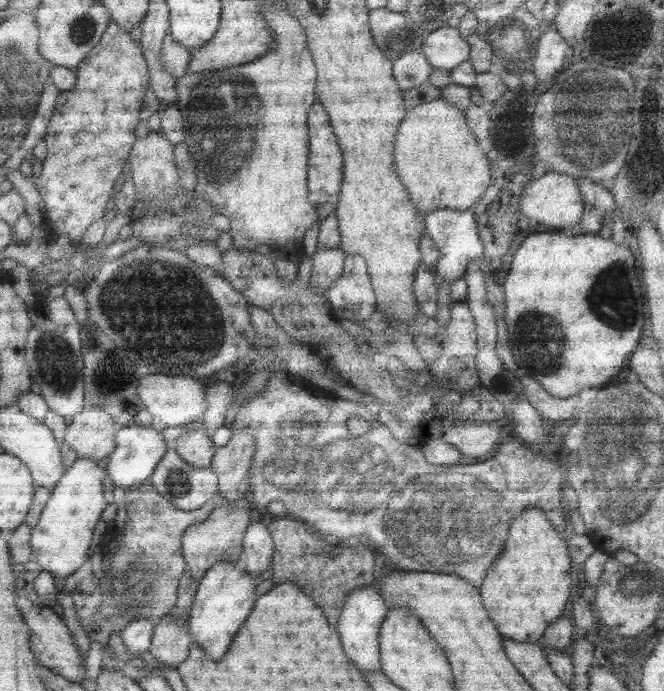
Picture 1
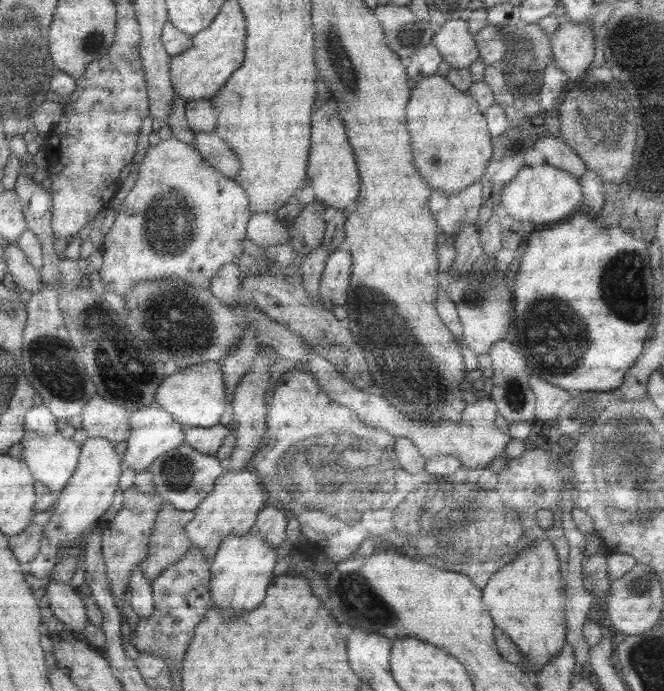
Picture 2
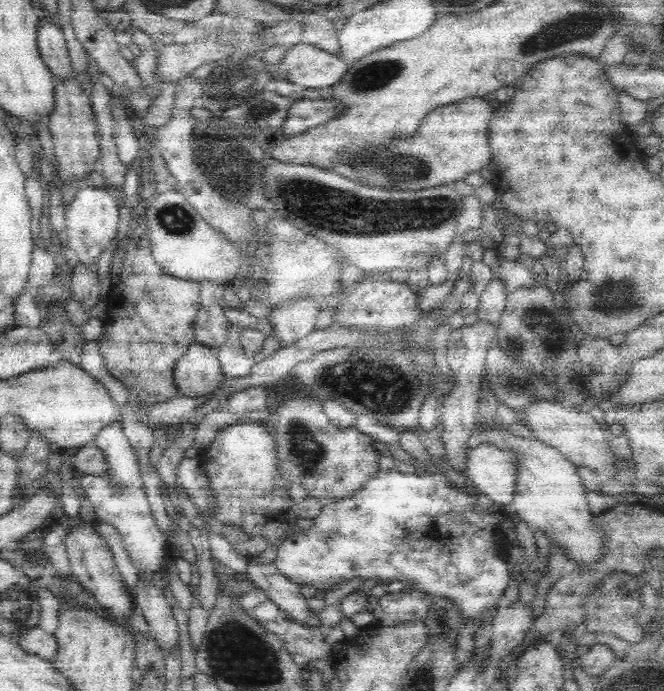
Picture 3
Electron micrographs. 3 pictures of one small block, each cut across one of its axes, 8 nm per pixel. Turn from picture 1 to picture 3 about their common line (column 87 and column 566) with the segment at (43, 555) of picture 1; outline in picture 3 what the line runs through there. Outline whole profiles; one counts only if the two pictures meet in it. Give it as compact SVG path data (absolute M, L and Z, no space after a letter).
M480 406L476 412L476 426L472 432L472 444L490 444L514 454L516 460L516 494L512 496L514 510L534 530L544 530L554 538L554 546L560 544L568 550L568 560L576 560L576 566L596 564L602 556L602 532L596 528L596 520L590 520L592 510L586 498L586 486L576 474L576 466L568 462L556 448L544 444L538 438L520 438L508 432L502 418L496 414L492 422L484 422Z

